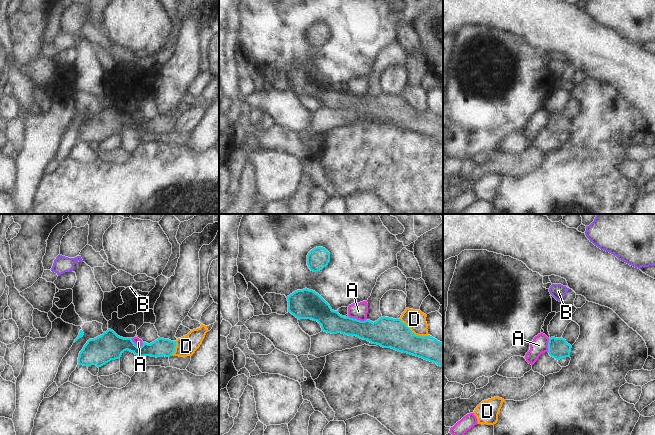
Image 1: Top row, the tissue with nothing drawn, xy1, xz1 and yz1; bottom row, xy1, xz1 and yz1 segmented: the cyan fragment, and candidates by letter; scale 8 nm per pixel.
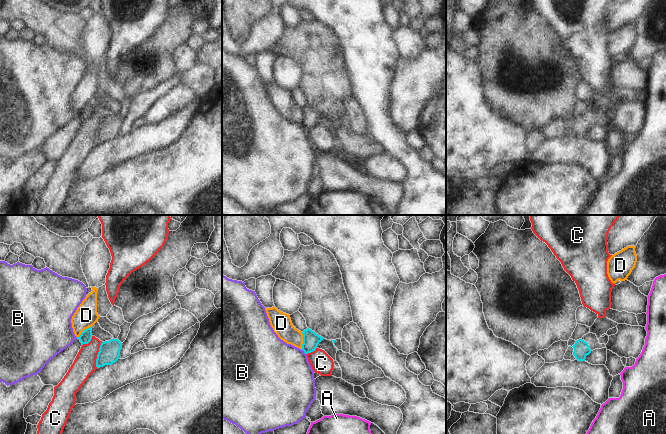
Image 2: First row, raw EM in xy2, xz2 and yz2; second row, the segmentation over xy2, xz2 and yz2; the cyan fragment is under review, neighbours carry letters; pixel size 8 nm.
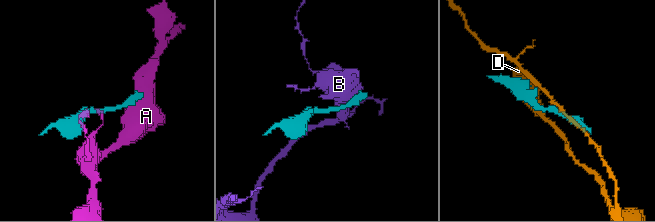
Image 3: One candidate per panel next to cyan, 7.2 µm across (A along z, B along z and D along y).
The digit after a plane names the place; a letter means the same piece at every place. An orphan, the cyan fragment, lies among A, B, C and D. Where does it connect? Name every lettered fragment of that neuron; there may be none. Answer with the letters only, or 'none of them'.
none of them

